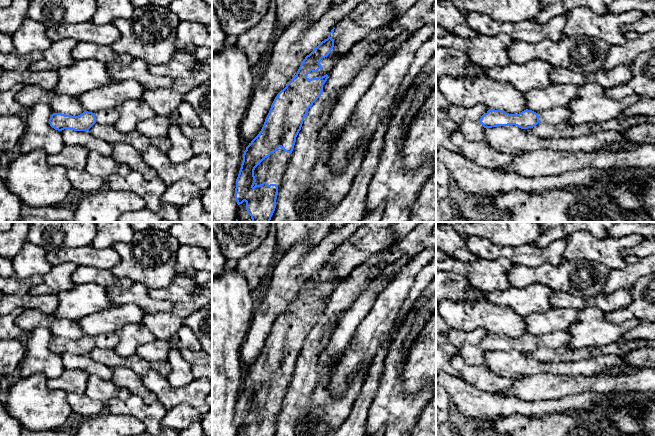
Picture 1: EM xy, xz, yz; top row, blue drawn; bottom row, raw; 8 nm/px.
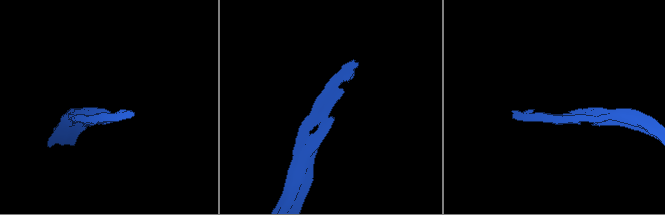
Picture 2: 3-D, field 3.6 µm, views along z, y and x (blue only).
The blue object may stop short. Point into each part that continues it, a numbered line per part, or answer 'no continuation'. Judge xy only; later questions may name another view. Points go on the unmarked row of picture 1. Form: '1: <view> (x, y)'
1: xy (107, 340)

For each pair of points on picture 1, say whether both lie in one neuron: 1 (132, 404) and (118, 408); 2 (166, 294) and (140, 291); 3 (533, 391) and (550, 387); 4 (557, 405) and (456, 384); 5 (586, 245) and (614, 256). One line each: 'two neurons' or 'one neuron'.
1: one neuron
2: two neurons
3: one neuron
4: one neuron
5: one neuron

